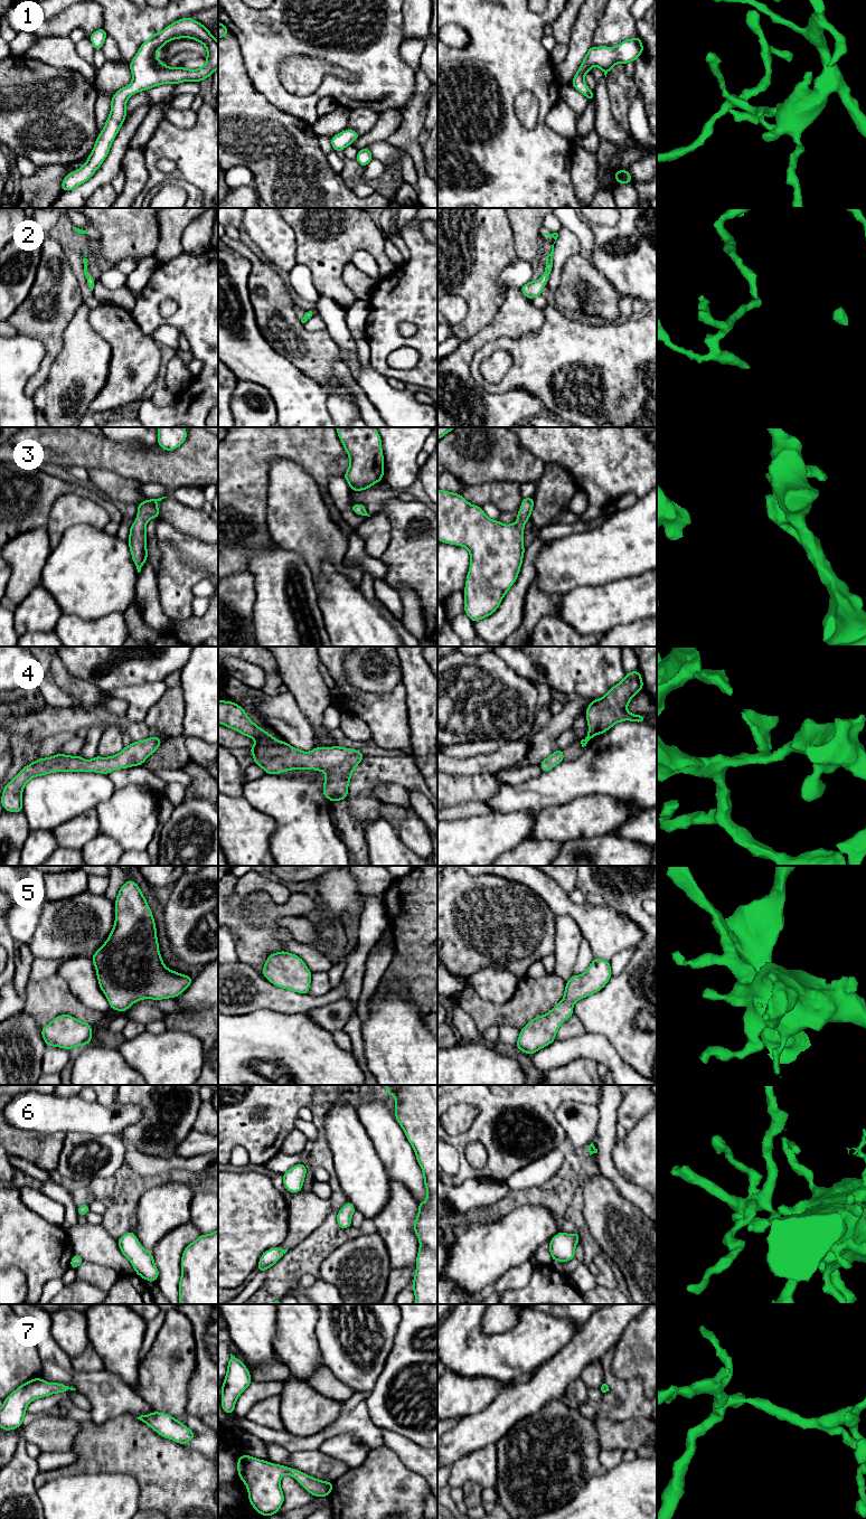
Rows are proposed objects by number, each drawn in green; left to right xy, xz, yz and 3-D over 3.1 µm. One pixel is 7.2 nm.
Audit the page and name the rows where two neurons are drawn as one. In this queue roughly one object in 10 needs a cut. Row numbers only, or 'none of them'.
none of them

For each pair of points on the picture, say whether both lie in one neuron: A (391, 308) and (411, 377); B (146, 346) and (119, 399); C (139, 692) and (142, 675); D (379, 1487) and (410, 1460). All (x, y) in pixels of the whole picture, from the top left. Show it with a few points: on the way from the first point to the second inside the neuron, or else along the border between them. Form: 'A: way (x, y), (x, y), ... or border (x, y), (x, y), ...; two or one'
A: way (383, 329), (383, 365), (389, 371); one
B: way (133, 359), (125, 367), (123, 386); one
C: border (162, 679), (115, 689); two
D: border (385, 1446), (391, 1449), (406, 1466), (425, 1480); two

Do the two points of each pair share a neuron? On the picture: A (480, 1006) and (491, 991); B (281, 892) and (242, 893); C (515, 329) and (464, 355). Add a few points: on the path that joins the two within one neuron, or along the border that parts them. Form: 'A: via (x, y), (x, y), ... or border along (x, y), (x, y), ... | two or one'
A: border along (467, 984), (483, 999), (499, 1003), (510, 1000) | two
B: via (271, 887), (252, 886) | one
C: via (502, 329), (492, 330), (477, 342) | one

